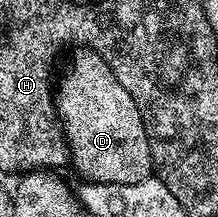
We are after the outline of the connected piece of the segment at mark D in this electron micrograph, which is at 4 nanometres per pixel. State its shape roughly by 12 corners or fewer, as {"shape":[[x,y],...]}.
{"shape":[[91,49],[54,87],[70,167],[88,183],[153,174],[134,97]]}

